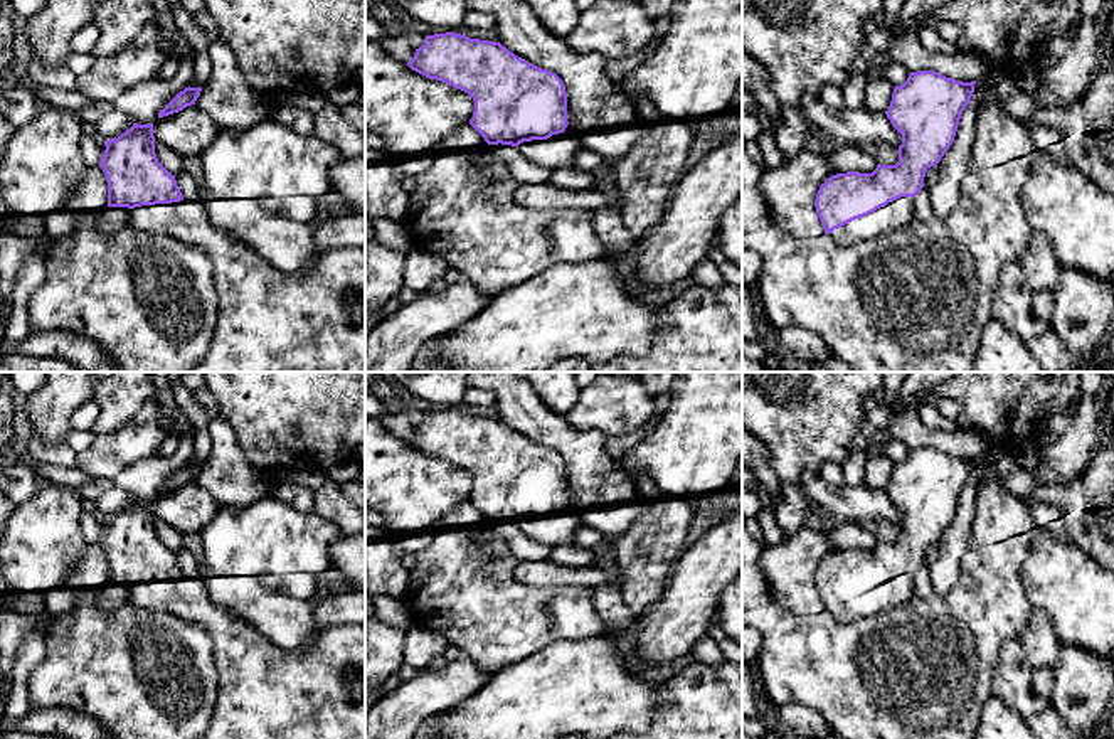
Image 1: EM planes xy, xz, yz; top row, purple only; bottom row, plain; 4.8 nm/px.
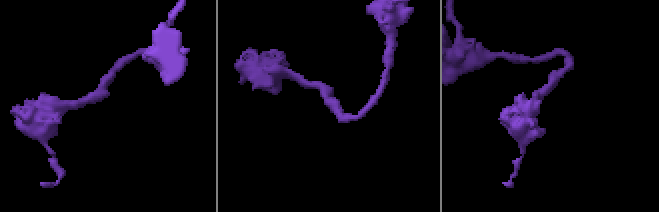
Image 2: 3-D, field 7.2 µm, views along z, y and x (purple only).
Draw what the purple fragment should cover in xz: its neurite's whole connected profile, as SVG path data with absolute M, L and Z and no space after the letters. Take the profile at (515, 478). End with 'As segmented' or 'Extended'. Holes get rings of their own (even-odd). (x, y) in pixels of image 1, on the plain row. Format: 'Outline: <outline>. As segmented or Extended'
Outline: M446 409L427 412L407 443L436 458L468 470L475 478L469 502L488 522L517 524L537 544L557 547L572 542L582 515L567 502L567 471L562 456L515 433L500 419Z. Extended

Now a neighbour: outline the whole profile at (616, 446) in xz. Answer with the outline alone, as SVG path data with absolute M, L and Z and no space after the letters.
M655 414L655 417L639 428L634 433L628 433L624 436L607 436L604 449L606 453L618 461L626 451L634 448L638 443L641 443L655 428L655 424L660 421L661 414Z

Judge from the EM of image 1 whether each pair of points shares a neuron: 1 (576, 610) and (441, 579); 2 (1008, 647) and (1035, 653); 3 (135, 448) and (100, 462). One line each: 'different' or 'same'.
1: same
2: different
3: same

